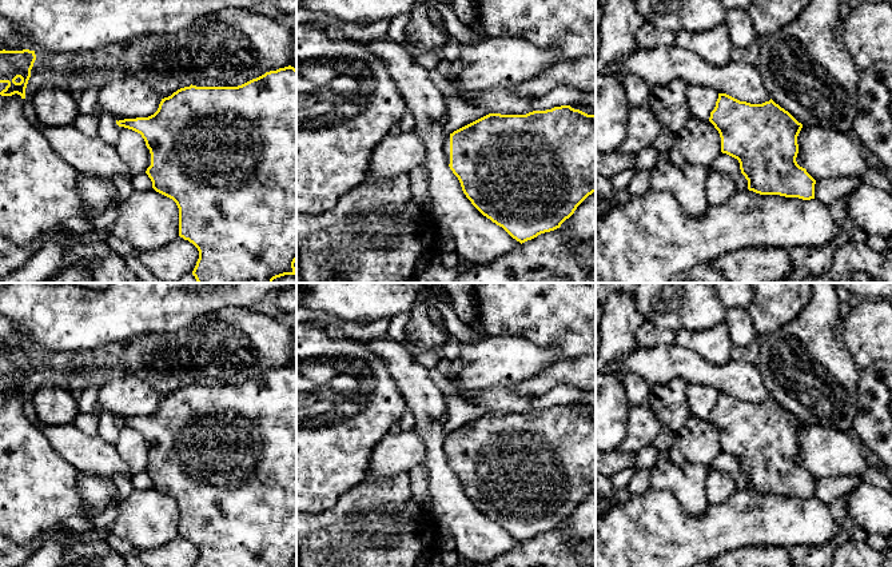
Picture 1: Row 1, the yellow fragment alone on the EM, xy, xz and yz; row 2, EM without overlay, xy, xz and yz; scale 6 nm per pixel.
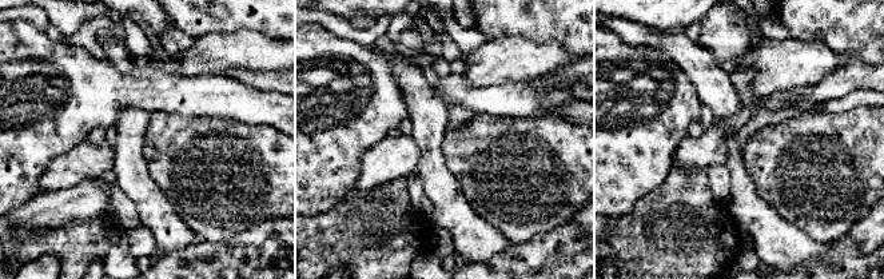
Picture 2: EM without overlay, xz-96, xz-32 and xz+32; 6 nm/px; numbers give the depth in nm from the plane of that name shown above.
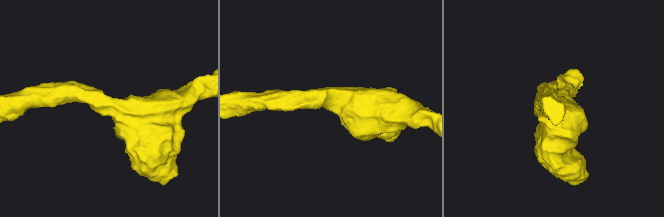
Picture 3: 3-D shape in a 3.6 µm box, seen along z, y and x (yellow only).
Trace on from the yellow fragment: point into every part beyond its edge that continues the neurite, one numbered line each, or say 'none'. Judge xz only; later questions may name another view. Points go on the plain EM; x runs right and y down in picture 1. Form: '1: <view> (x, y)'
1: xz (446, 443)

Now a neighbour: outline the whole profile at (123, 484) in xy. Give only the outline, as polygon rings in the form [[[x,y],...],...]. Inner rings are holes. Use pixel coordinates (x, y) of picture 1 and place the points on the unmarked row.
[[[116,475],[114,479],[114,484],[115,484],[118,495],[122,499],[126,498],[134,490],[131,476],[128,478],[124,475]]]

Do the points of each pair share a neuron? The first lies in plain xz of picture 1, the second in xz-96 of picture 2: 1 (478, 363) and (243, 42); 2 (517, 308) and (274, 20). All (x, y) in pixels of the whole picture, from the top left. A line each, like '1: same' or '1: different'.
1: same
2: same

